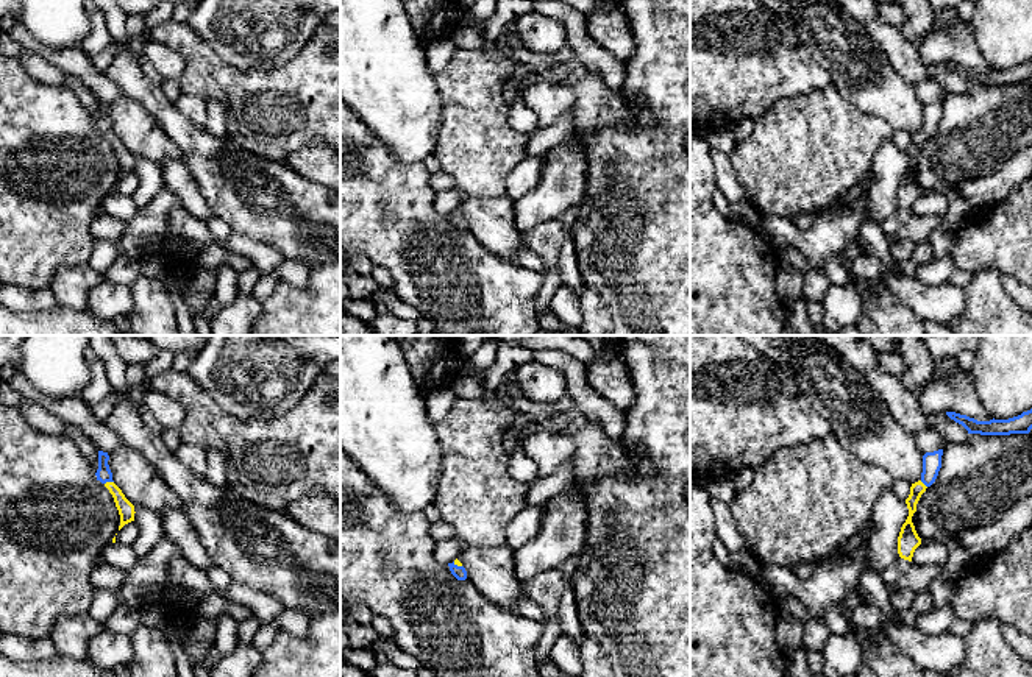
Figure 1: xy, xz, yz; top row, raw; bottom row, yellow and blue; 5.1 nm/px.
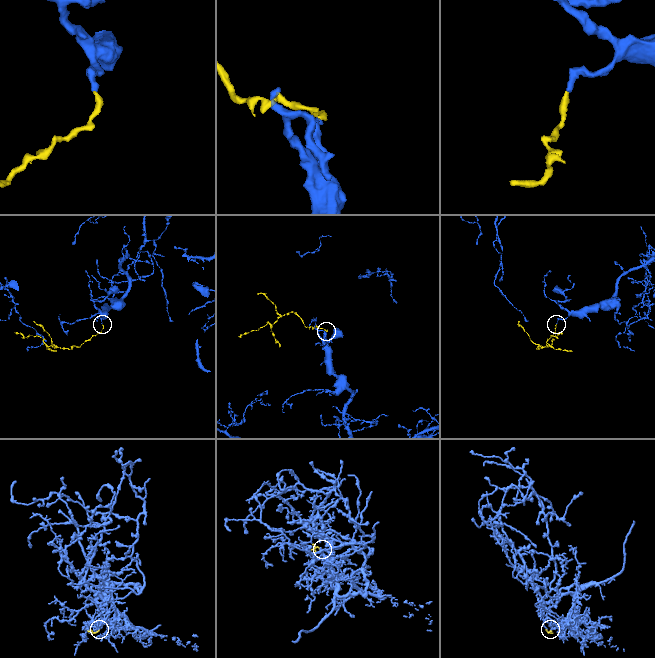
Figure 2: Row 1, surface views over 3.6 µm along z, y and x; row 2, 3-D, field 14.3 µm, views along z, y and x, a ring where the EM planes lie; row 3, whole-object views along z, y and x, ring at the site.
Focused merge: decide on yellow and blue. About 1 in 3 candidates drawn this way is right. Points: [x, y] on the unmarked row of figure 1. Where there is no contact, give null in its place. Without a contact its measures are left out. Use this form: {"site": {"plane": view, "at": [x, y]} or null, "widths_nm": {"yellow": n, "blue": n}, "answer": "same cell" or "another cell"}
{"site": {"plane": "xy", "at": [108, 133]}, "widths_nm": {"yellow": 80, "blue": 80}, "answer": "same cell"}

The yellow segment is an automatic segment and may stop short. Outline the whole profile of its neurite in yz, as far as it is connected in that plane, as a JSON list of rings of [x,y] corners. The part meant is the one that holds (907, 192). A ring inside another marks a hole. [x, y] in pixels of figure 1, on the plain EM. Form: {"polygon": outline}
{"polygon": [[[943,100],[926,103],[923,106],[923,123],[921,129],[910,137],[910,145],[906,150],[909,167],[906,173],[901,178],[899,187],[898,187],[898,204],[901,209],[912,212],[915,200],[921,195],[921,189],[918,187],[915,176],[912,173],[912,167],[916,162],[916,154],[921,148],[921,145],[926,142],[927,137],[931,137],[941,119],[941,106]]]}

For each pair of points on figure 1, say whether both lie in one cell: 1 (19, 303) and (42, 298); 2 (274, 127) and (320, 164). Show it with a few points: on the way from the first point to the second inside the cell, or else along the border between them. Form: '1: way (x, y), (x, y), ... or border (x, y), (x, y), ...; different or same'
1: way (25, 300), (36, 298); same
2: border (323, 144), (303, 145), (284, 159); different

